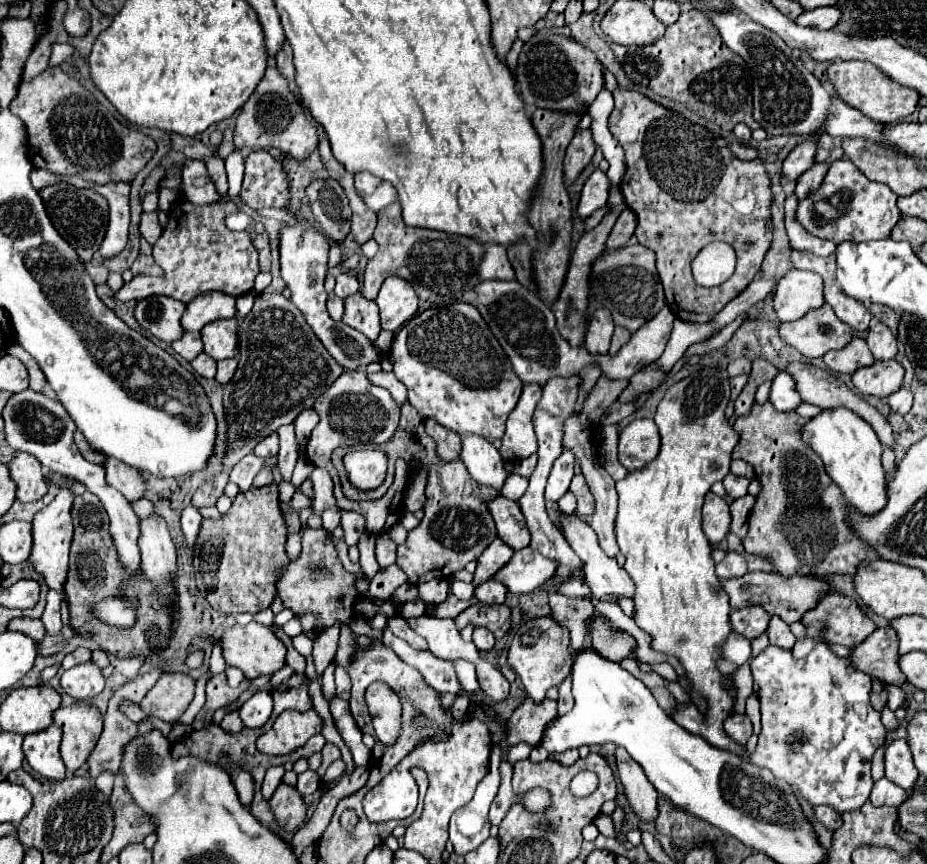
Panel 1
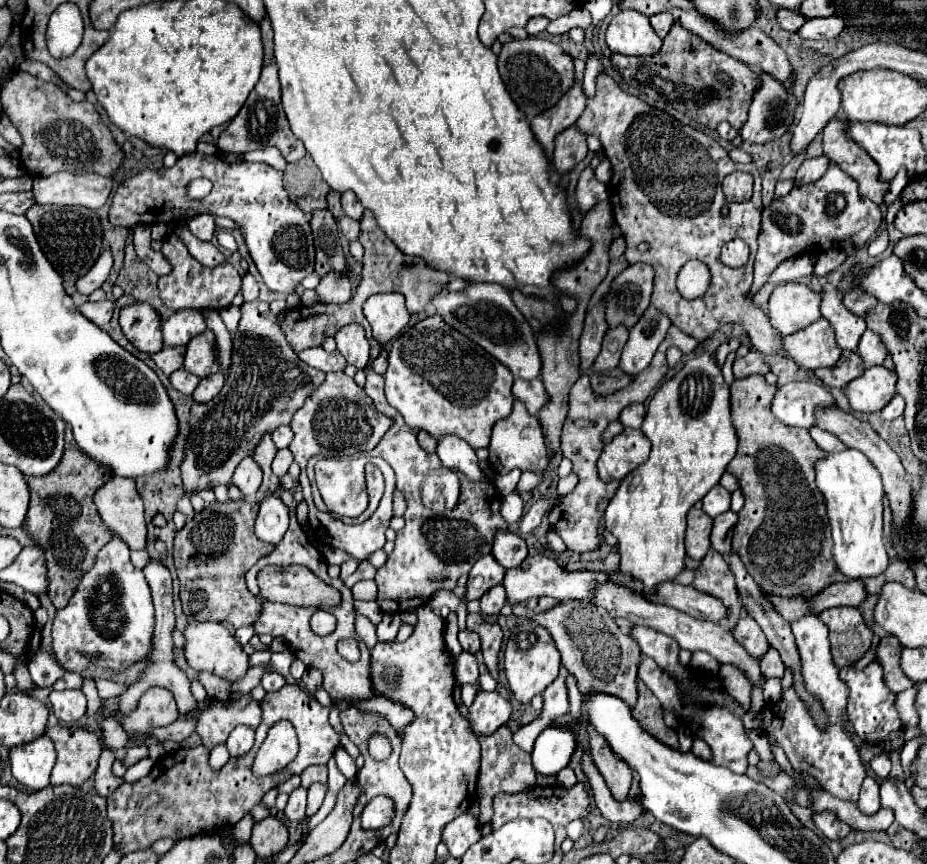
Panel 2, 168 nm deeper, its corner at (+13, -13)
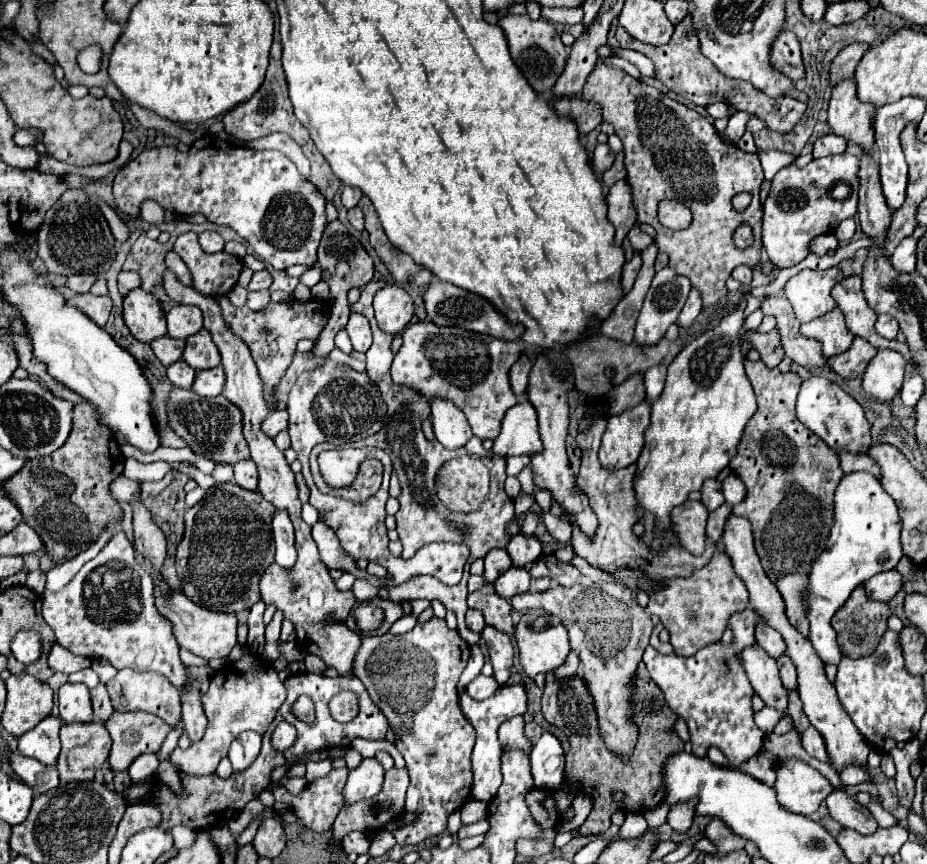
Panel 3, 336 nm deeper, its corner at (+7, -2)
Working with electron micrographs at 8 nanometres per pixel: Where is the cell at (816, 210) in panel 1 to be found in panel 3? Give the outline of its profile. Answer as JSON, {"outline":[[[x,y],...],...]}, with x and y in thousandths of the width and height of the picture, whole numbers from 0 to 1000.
{"outline":[[[917,175],[874,186],[869,193],[841,196],[831,216],[824,242],[822,281],[831,302],[837,309],[854,309],[872,295],[872,284],[878,274],[895,270],[906,256],[923,249],[926,237],[926,182]]]}

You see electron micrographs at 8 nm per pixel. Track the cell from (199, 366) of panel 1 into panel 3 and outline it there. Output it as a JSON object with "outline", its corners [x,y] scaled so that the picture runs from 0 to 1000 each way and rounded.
{"outline":[[[190,418],[190,420],[186,420],[186,422],[179,427],[179,434],[181,434],[181,439],[183,439],[190,448],[205,450],[207,443],[209,443],[211,429],[209,429],[205,422],[201,422],[201,418]]]}

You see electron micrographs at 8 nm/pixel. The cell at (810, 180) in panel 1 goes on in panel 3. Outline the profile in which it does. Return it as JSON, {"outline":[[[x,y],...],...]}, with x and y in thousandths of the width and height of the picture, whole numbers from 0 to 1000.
{"outline":[[[893,154],[889,159],[885,159],[880,166],[878,166],[878,182],[885,184],[885,182],[891,182],[891,179],[904,179],[913,175],[913,163],[910,159],[902,159],[900,154]]]}

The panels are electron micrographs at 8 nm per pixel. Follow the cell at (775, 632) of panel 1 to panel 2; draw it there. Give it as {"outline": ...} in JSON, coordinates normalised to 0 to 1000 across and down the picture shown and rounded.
{"outline":[[[828,750],[828,755],[820,762],[820,773],[826,785],[844,785],[846,780],[846,769],[835,750]]]}

